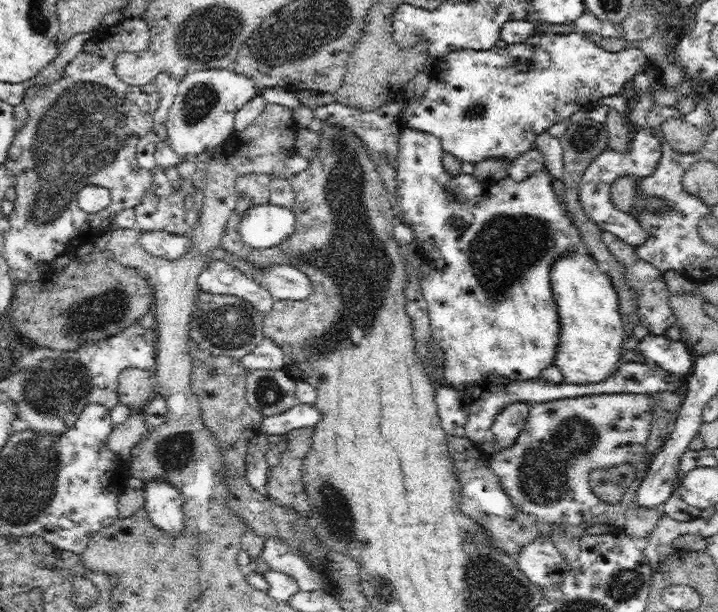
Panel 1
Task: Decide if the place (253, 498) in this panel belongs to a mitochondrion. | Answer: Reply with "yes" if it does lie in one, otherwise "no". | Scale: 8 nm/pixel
no

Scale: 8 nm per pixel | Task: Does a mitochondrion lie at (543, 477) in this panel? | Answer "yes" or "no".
yes

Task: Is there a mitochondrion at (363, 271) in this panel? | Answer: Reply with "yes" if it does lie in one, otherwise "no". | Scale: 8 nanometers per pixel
yes

